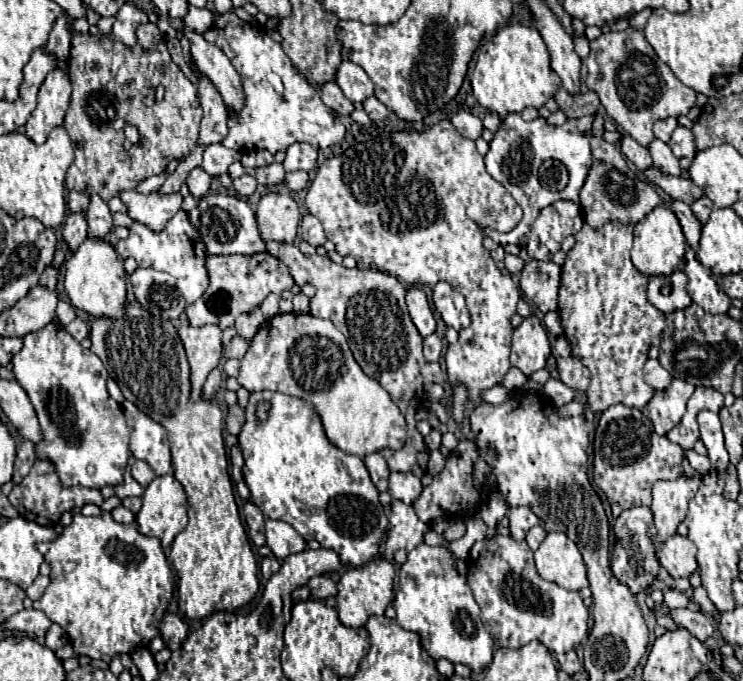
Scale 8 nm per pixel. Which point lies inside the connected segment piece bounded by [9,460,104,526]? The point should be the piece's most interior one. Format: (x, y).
(40, 497)

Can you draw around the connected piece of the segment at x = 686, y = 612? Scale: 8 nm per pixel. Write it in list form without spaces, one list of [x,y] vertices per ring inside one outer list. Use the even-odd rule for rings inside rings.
[[[671,608],[669,616],[685,630],[689,630],[697,640],[705,640],[715,632],[713,622],[703,616],[703,612],[691,612],[689,608]]]

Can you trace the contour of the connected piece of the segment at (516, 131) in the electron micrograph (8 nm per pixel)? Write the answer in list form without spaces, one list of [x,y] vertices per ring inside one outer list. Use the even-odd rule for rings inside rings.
[[[509,114],[501,128],[495,132],[495,138],[489,144],[489,152],[485,156],[487,170],[503,170],[503,186],[515,198],[515,202],[523,210],[521,222],[508,233],[499,233],[494,230],[483,230],[485,236],[491,236],[501,246],[508,244],[523,244],[525,236],[531,230],[531,224],[539,216],[541,210],[558,200],[579,202],[579,190],[587,178],[591,168],[591,152],[589,152],[589,136],[585,134],[591,130],[593,116],[583,116],[579,120],[567,120],[563,126],[551,126],[543,118],[525,122],[519,114]],[[548,158],[561,158],[569,173],[568,185],[560,192],[551,192],[543,188],[538,179],[538,170],[541,163]]]

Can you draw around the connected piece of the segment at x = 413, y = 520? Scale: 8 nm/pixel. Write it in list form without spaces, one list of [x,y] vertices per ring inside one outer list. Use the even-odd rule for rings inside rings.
[[[393,500],[389,514],[389,528],[385,538],[385,556],[395,564],[405,564],[407,554],[423,542],[423,534],[429,530],[413,510],[413,506]]]

